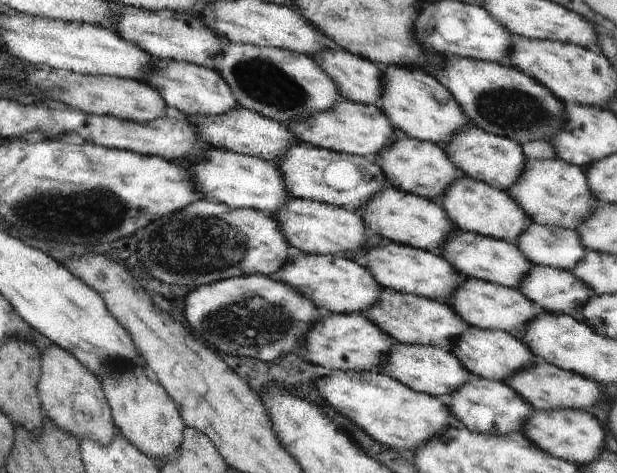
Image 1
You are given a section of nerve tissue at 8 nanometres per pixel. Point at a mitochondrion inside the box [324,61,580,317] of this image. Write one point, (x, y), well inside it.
(500, 106)

